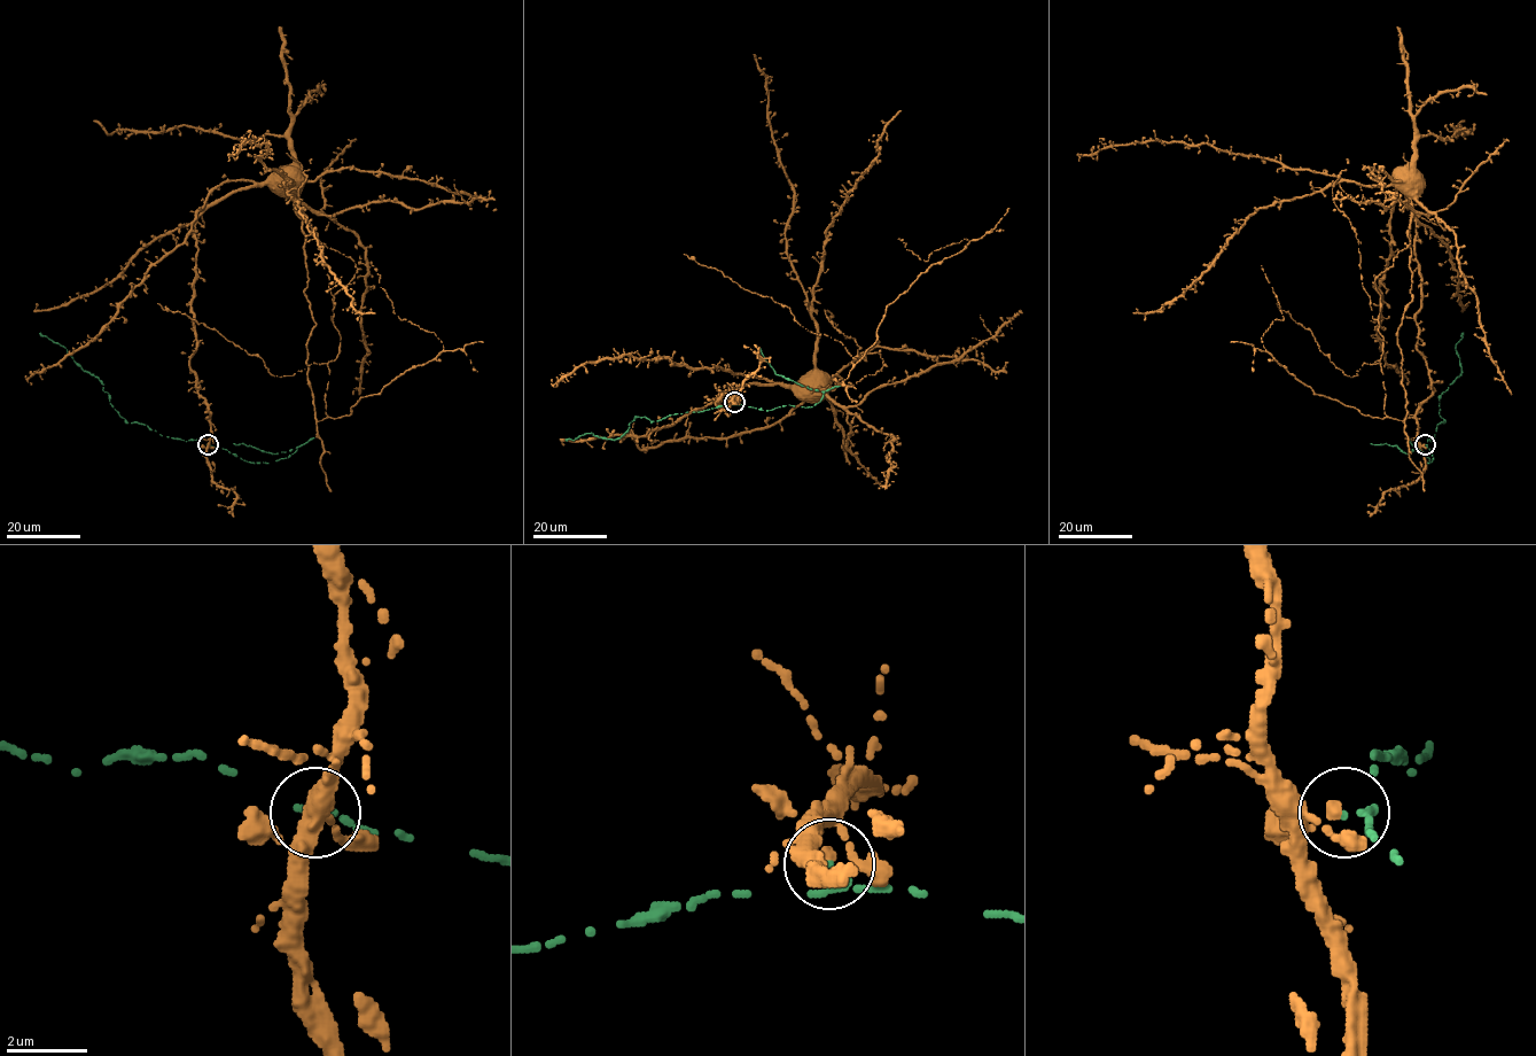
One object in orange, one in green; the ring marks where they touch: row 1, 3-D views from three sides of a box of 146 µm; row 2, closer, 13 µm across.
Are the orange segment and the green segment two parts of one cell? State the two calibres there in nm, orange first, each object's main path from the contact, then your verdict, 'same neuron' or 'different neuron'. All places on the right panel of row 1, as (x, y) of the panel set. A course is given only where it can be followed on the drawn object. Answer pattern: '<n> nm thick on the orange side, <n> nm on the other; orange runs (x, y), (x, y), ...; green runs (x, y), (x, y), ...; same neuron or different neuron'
240 nm thick on the orange side, 110 nm on the other; orange runs (1424, 445), (1417, 437), (1416, 410), (1432, 394), (1432, 379), (1416, 347), (1421, 277), (1416, 220), (1400, 171); green runs (1424, 445), (1443, 422), (1439, 397), (1462, 372), (1456, 350), (1462, 333); same neuron

